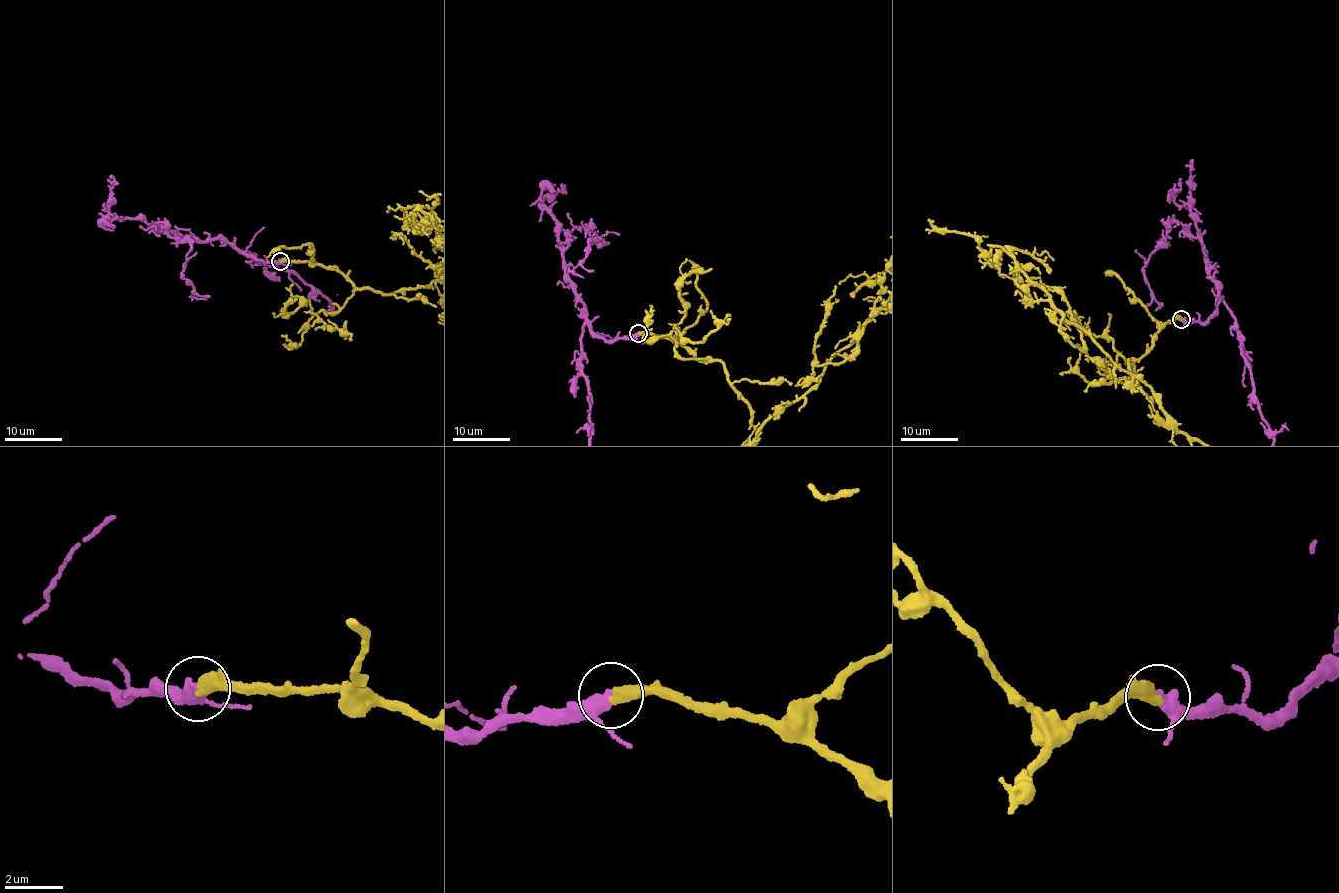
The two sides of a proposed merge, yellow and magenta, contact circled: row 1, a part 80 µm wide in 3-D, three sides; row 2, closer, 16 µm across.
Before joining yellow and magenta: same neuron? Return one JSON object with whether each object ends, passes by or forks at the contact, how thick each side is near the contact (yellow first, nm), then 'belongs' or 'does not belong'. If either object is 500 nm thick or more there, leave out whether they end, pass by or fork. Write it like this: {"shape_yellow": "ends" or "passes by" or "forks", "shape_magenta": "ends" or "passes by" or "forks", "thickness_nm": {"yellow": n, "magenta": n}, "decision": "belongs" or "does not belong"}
{"shape_yellow": "ends", "shape_magenta": "passes by", "thickness_nm": {"yellow": 460, "magenta": 340}, "decision": "belongs"}

